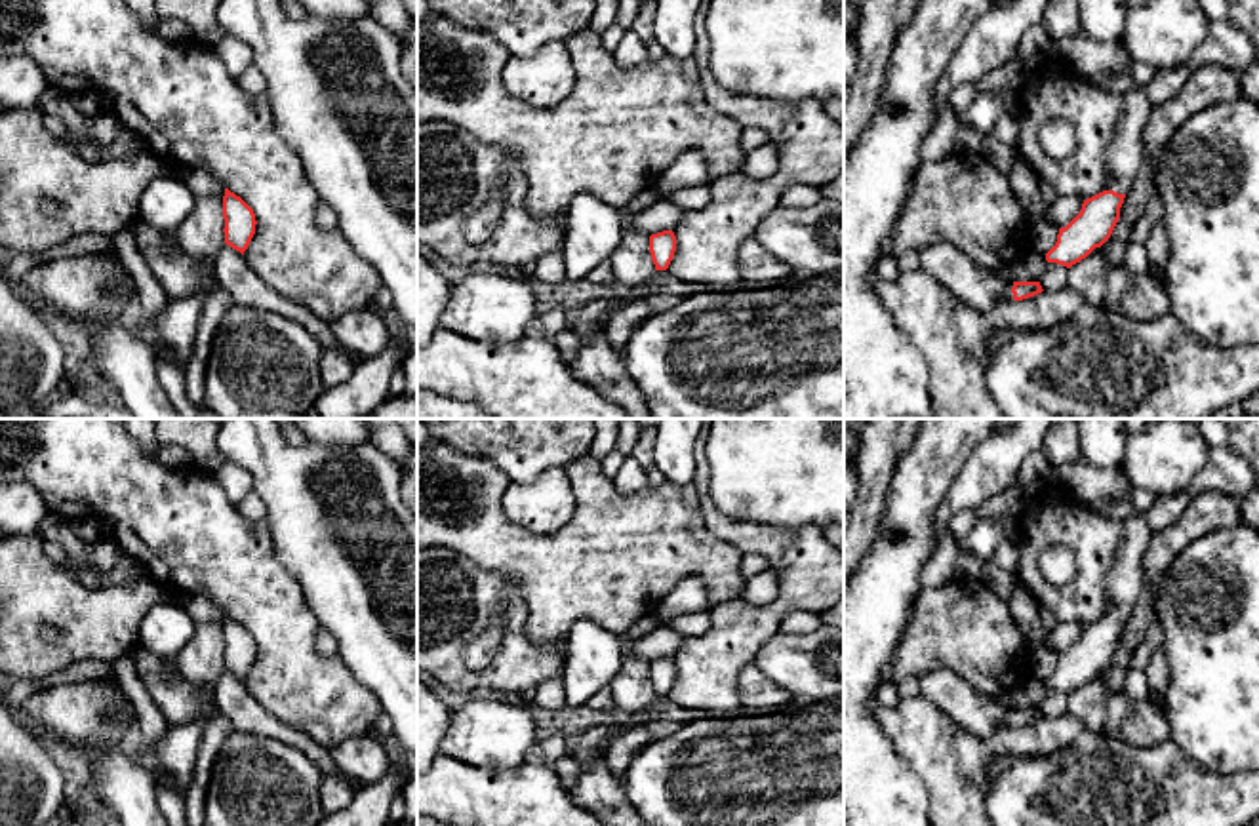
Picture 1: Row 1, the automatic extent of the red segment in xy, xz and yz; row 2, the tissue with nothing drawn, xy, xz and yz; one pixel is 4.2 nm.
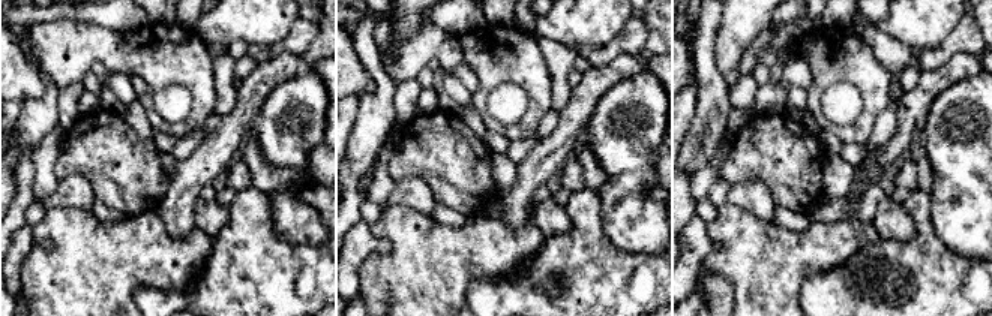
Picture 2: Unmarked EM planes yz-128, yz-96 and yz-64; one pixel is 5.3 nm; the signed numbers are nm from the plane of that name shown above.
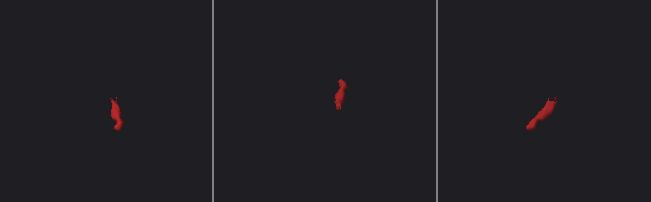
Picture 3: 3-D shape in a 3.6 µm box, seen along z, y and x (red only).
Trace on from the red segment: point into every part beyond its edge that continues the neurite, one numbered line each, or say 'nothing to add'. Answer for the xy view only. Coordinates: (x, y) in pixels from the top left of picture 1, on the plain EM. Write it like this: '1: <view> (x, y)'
nothing to add

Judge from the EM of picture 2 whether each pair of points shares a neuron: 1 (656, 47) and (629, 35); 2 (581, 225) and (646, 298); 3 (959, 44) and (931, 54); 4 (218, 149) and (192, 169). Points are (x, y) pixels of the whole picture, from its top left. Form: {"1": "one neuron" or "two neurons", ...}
{"1": "two neurons", "2": "one neuron", "3": "one neuron", "4": "one neuron"}

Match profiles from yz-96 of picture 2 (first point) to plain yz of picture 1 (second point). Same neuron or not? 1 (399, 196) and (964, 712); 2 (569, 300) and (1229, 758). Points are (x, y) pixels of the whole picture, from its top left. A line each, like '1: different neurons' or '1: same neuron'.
1: same neuron
2: different neurons

